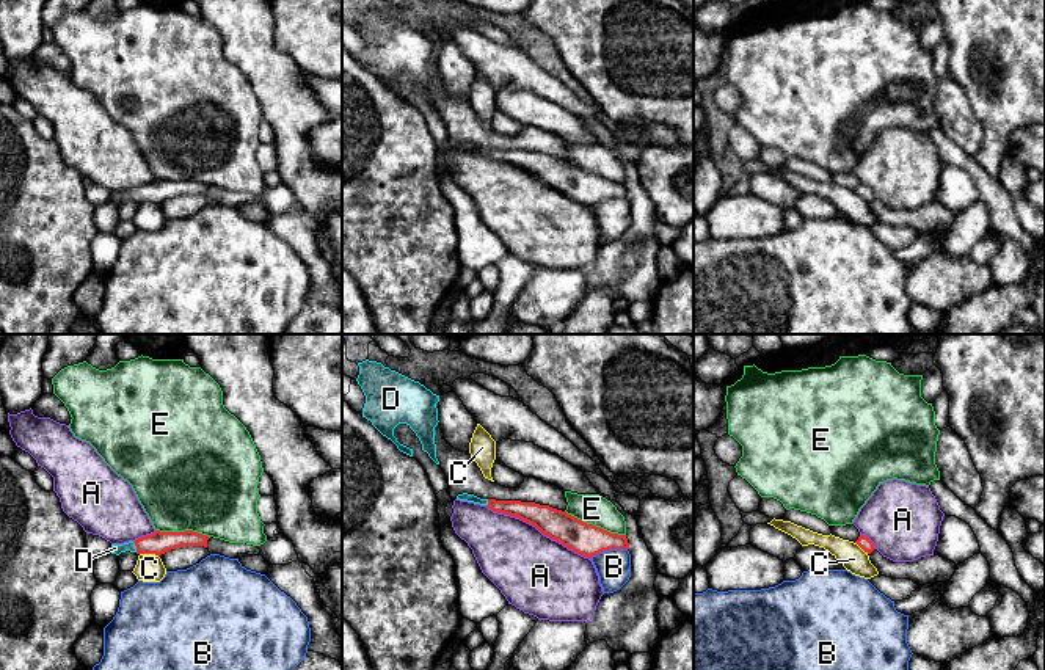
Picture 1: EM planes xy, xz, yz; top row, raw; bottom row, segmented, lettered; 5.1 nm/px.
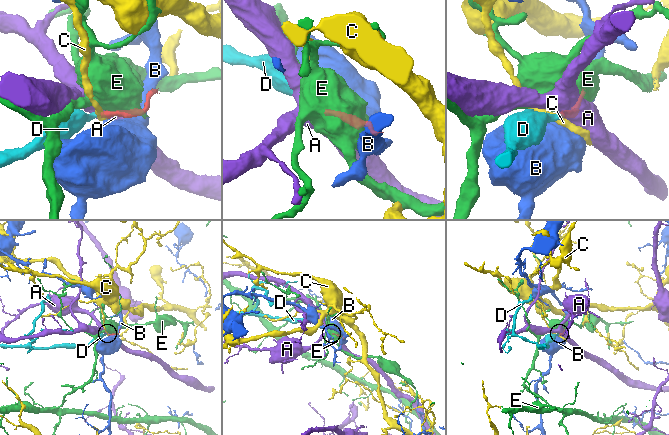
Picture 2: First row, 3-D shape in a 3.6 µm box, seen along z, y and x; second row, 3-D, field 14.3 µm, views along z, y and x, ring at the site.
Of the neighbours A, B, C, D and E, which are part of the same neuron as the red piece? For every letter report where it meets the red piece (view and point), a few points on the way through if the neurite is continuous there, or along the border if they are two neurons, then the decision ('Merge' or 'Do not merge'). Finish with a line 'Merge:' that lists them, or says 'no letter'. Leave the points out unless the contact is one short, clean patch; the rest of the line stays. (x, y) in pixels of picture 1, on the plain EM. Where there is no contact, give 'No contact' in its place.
A: Touches red at xz (538, 178). Do not merge
B: Touches red at xz (608, 198). Do not merge
C: Touches red at xy (149, 201). Boundary: xy (140, 201), (154, 201), (159, 206). Do not merge
D: Touches red at xy (135, 193). Path across: xy (157, 192), (135, 193), (131, 195). Merge
E: Touches red at xz (595, 174). Do not merge
Merge: D

